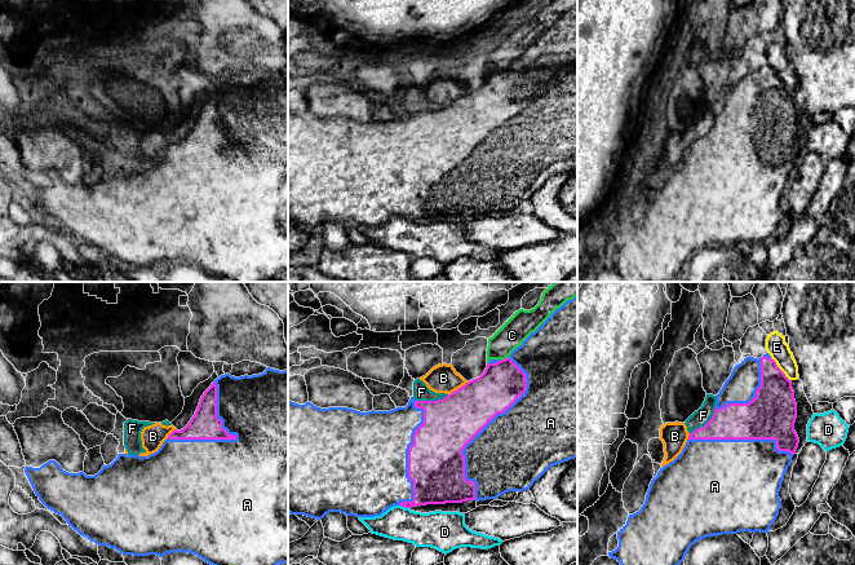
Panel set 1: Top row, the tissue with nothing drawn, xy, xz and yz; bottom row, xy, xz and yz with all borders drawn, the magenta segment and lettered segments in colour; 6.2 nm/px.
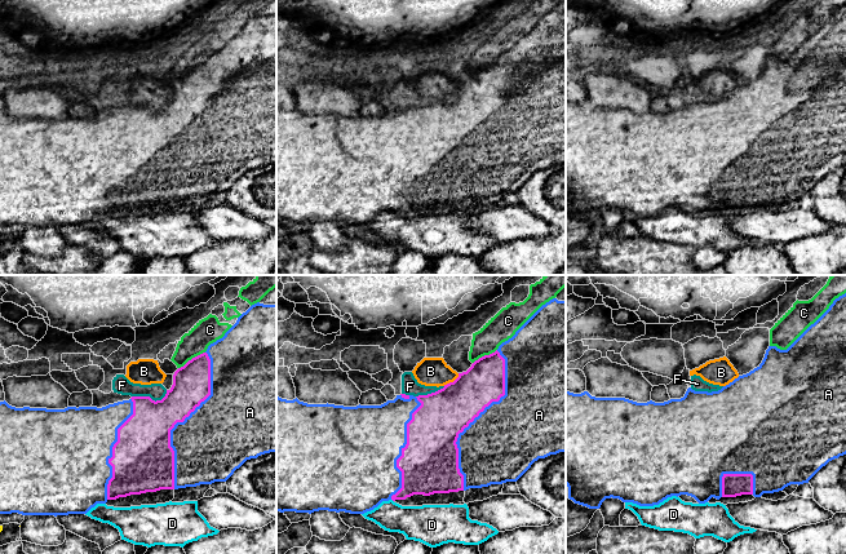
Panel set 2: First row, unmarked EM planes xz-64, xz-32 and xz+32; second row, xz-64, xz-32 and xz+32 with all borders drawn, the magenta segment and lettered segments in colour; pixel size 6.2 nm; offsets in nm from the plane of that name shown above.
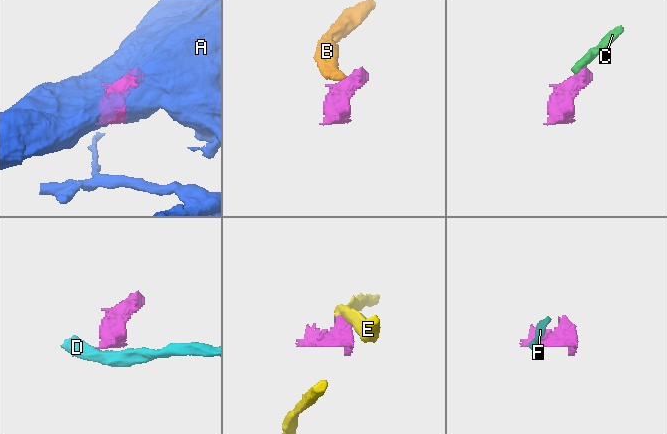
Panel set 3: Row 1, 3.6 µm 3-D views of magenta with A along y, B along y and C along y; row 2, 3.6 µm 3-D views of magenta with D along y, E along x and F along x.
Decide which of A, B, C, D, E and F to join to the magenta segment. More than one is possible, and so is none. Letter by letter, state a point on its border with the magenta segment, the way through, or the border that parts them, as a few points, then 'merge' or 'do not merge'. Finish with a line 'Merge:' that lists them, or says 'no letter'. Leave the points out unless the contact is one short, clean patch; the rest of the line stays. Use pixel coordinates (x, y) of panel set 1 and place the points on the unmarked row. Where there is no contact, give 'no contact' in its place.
A: contact xz (483, 137); merge
B: contact xz (459, 98); border xz (468, 92), (448, 105); do not merge
C: contact xz (505, 69); border xz (508, 67), (500, 71); do not merge
D: contact xz (404, 216); border xz (399, 215), (408, 219); do not merge
E: contact yz (779, 79); border yz (771, 67), (791, 91); do not merge
F: contact yz (707, 133); do not merge
Merge: A

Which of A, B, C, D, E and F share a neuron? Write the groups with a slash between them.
A / B F / C / D / E

